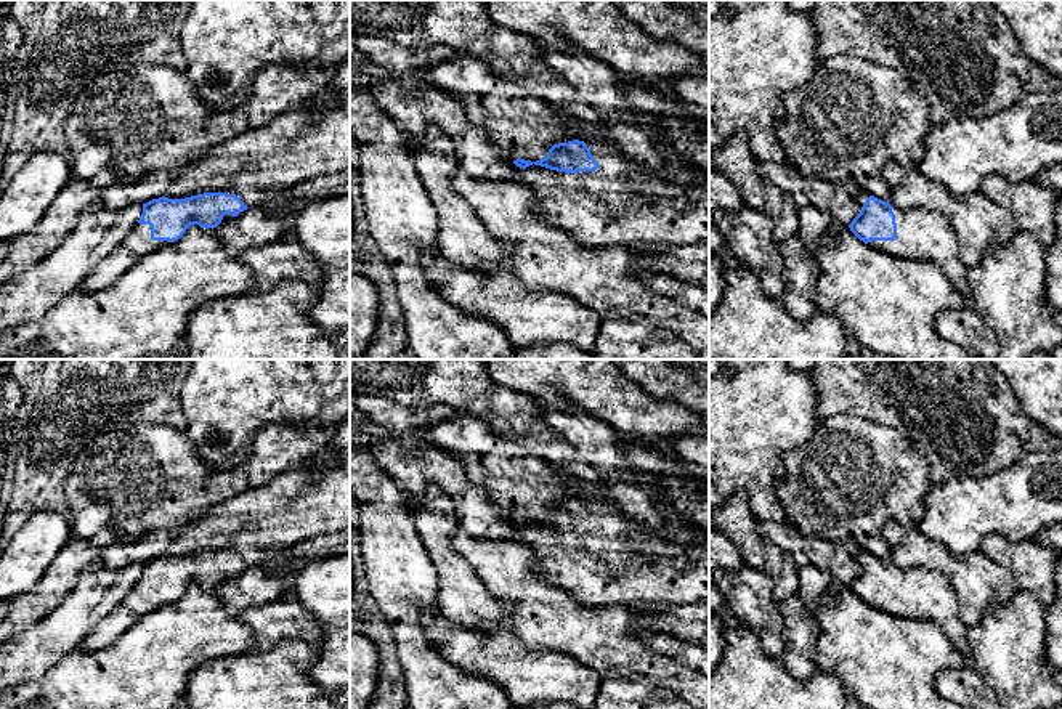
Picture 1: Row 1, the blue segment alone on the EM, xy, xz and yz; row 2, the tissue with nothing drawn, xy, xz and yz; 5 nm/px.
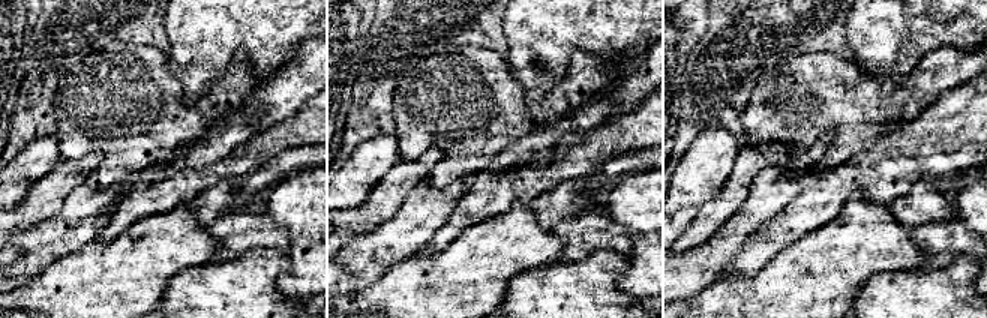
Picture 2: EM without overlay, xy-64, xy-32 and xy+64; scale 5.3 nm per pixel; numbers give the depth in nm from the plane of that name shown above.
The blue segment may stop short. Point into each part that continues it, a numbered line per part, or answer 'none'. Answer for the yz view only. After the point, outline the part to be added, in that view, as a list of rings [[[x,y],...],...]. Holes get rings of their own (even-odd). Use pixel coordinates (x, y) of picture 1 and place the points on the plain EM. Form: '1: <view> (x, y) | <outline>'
1: yz (921, 594) | [[[892,566],[897,582],[894,600],[869,600],[868,605],[894,618],[930,621],[940,626],[964,666],[972,667],[972,651],[966,638],[967,626],[959,614],[959,600],[946,577],[926,568],[898,569]]]

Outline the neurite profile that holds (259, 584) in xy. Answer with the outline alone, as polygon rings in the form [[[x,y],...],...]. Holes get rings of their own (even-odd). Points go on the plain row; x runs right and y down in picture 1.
[[[255,565],[228,581],[221,581],[212,592],[221,600],[228,614],[260,606],[290,595],[289,577],[271,565]]]

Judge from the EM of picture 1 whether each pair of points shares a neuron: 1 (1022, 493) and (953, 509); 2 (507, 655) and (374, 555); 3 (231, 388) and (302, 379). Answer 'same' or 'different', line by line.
1: same
2: different
3: same

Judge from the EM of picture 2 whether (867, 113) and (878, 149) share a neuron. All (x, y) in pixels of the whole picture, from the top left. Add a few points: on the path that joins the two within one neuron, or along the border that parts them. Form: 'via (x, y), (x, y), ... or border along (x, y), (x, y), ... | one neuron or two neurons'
border along (905, 120), (896, 120), (870, 147), (858, 153) | two neurons

